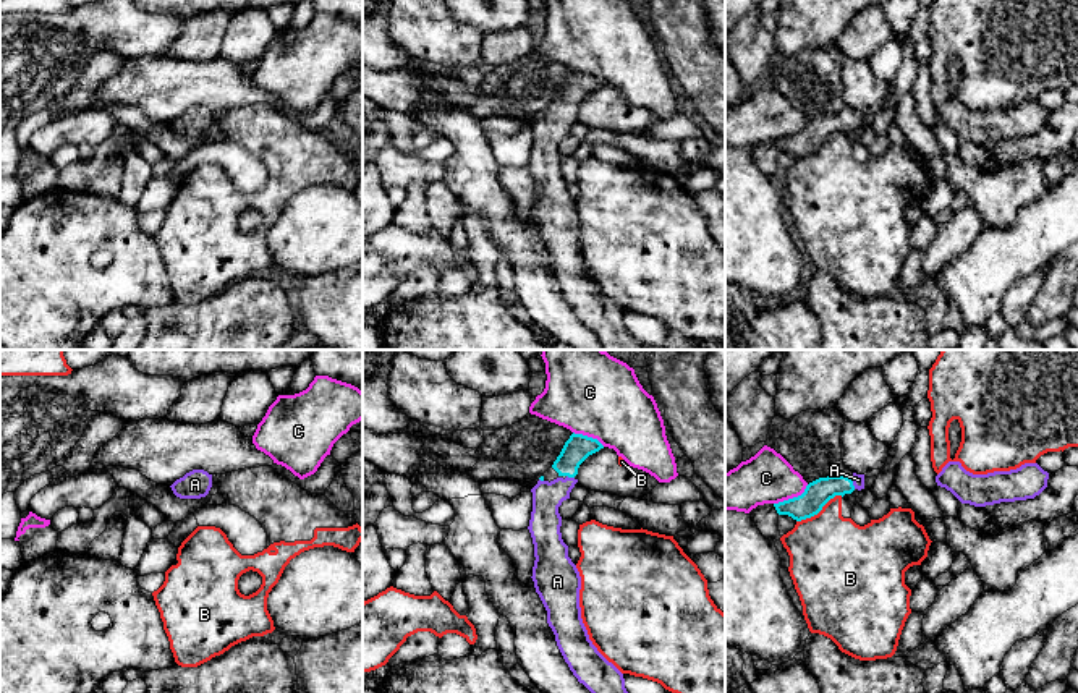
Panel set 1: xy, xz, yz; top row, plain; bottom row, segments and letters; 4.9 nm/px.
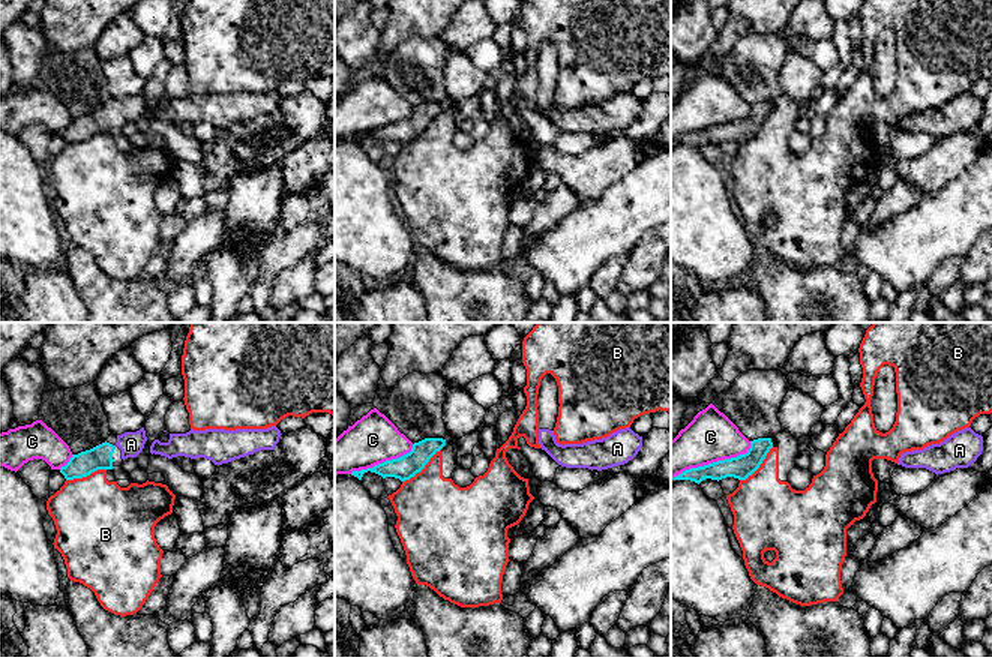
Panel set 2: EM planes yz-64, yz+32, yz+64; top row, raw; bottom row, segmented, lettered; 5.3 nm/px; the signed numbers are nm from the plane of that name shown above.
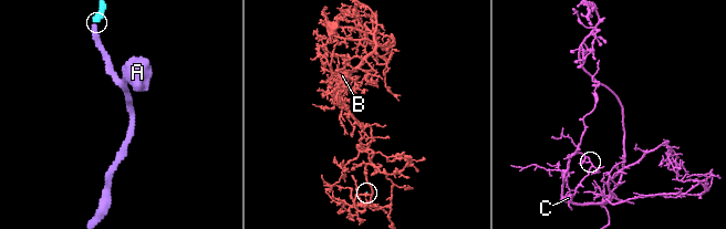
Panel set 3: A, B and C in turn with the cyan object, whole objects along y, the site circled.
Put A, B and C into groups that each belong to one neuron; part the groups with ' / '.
A / B / C

